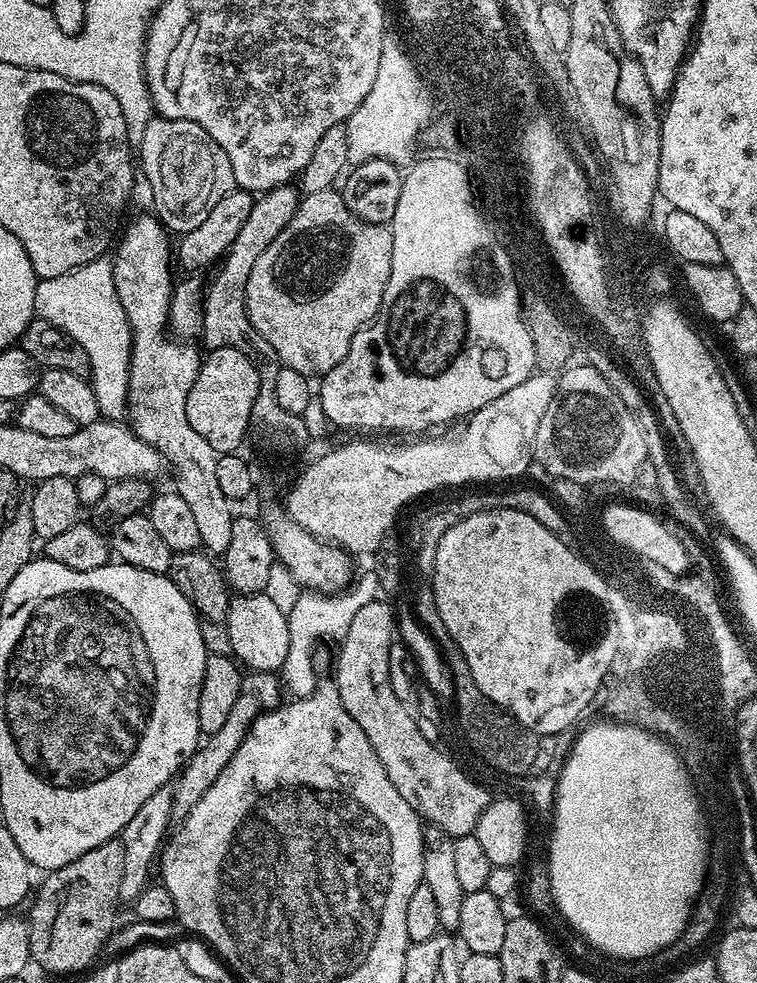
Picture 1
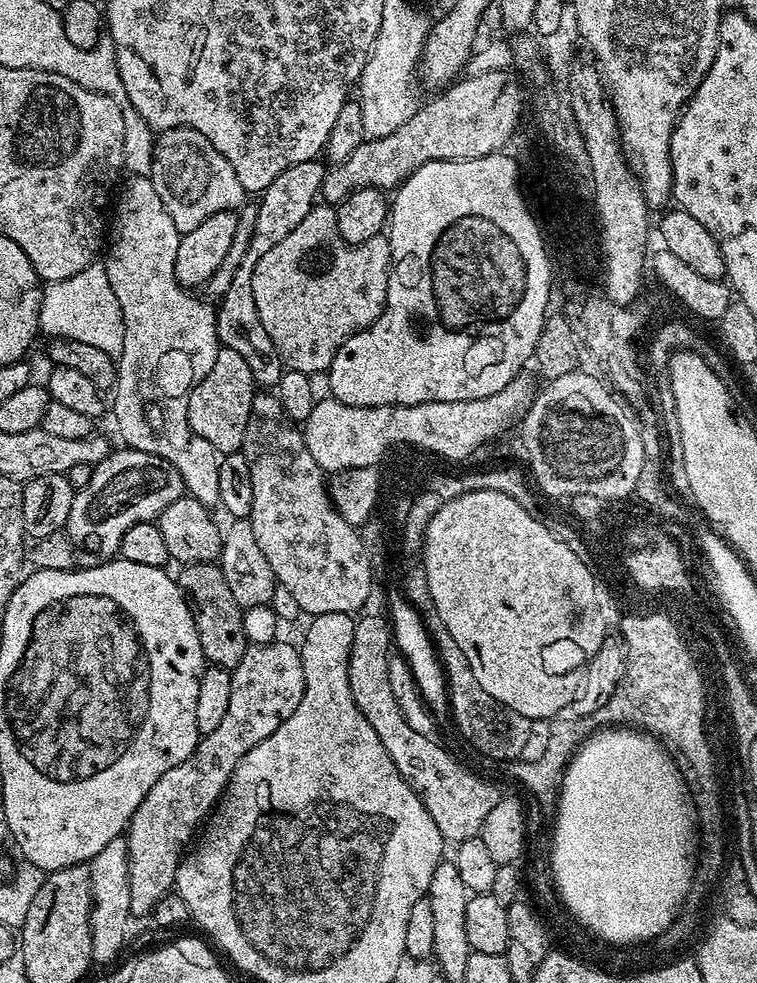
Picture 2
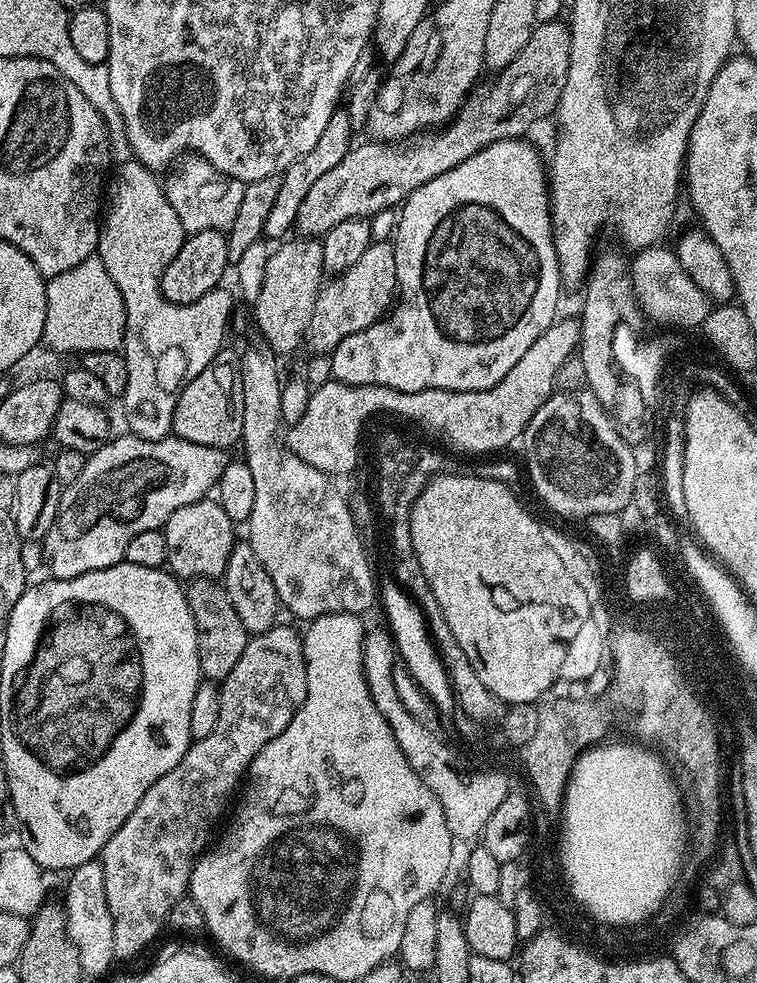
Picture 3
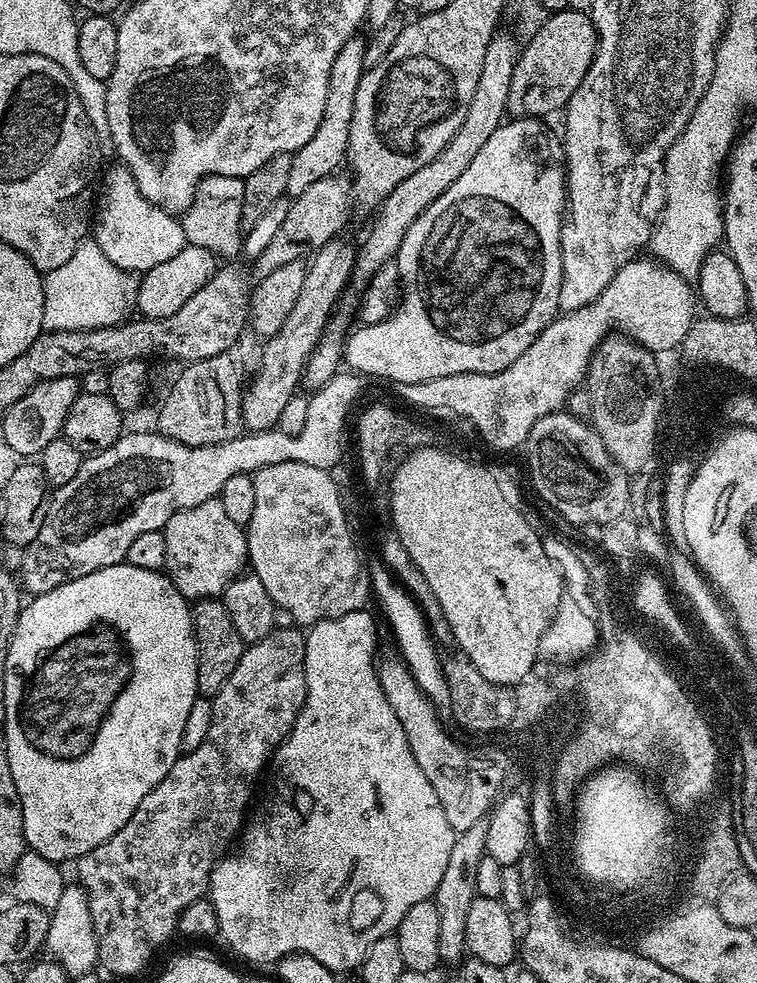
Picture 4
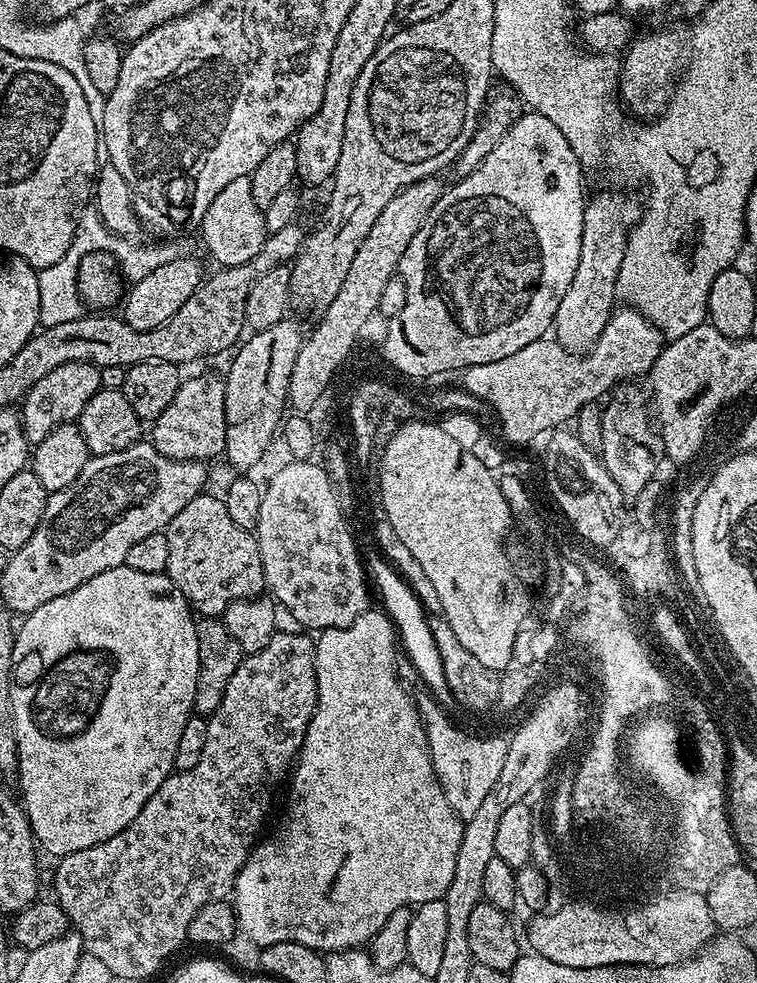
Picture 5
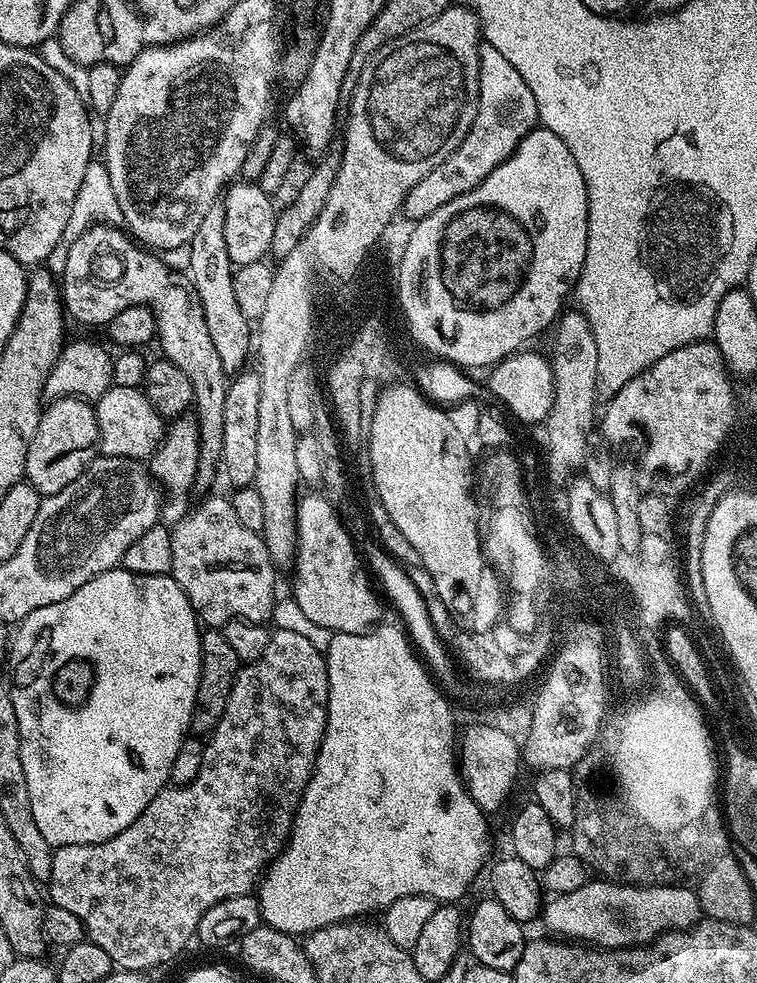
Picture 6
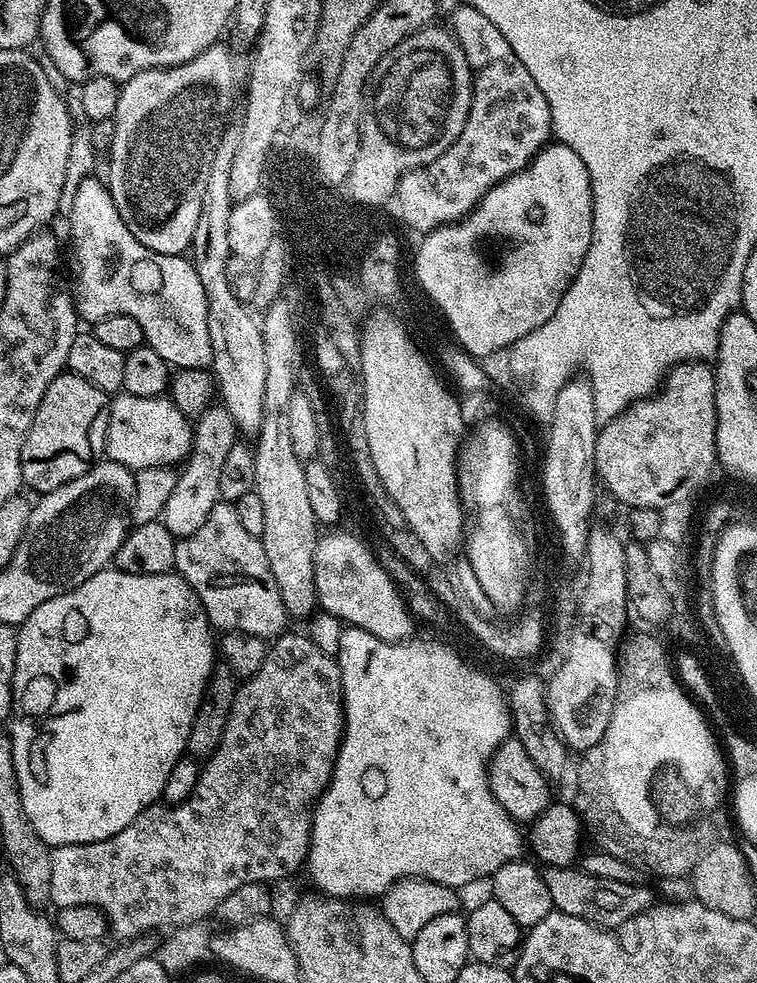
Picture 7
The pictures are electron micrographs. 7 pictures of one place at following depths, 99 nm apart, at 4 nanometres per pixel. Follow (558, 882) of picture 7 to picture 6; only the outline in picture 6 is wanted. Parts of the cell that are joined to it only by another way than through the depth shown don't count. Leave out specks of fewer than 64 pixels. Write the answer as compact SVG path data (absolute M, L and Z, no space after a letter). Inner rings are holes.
M592 878L586 886L555 897L556 932L560 938L571 938L593 948L635 948L641 944L651 944L664 932L691 928L701 919L700 898L691 887L675 884L622 884L614 880Z

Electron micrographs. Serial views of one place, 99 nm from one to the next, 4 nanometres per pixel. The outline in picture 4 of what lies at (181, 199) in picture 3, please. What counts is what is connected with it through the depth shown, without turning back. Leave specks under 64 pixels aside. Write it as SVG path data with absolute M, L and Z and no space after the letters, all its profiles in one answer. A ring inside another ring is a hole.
M206 176L200 181L196 188L196 193L192 199L192 205L182 213L182 223L184 225L184 238L187 243L194 246L202 246L202 250L210 250L213 256L223 258L223 256L236 256L240 252L240 247L244 244L246 230L242 226L242 190L244 181L239 176Z

